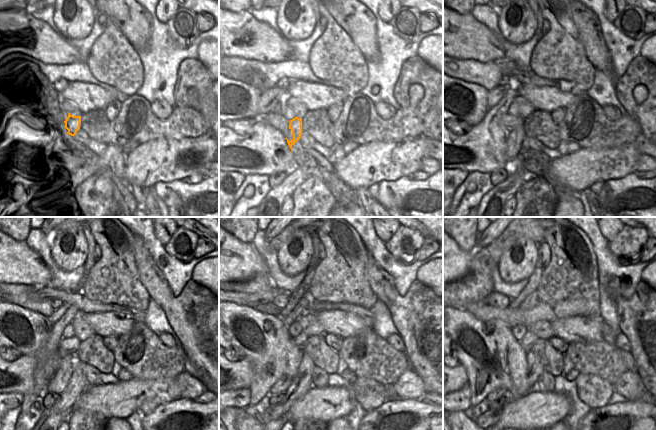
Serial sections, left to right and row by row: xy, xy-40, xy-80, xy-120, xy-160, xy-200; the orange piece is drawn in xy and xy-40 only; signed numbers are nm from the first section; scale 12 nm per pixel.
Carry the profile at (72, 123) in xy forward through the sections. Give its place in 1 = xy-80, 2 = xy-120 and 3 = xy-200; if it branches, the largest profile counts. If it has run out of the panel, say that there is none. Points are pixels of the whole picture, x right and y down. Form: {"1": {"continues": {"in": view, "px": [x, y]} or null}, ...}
{"1": {"continues": {"in": "xy-80", "px": [513, 148]}}, "2": {"continues": {"in": "xy-120", "px": [58, 383]}}, "3": {"continues": {"in": "xy-200", "px": [492, 396]}}}

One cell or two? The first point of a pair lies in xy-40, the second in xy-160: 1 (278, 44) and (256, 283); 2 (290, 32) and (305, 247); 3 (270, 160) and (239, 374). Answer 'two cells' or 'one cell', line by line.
1: two cells
2: one cell
3: one cell

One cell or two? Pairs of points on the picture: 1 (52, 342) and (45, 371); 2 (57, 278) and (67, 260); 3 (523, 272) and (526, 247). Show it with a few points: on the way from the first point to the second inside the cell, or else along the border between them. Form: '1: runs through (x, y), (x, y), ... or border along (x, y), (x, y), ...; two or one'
1: border along (51, 329), (45, 343), (45, 348), (49, 352); two
2: border along (50, 248), (62, 269), (82, 266); two
3: runs through (523, 266), (525, 253); one

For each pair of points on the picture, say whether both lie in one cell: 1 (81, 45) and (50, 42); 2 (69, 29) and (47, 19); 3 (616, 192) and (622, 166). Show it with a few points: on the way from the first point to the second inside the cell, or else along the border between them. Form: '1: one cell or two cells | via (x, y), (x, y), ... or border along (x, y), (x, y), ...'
1: two cells | border along (66, 39), (78, 51), (80, 61)
2: two cells | border along (53, 10), (53, 23), (58, 30)
3: two cells | border along (633, 172), (623, 177), (607, 179), (605, 181)

